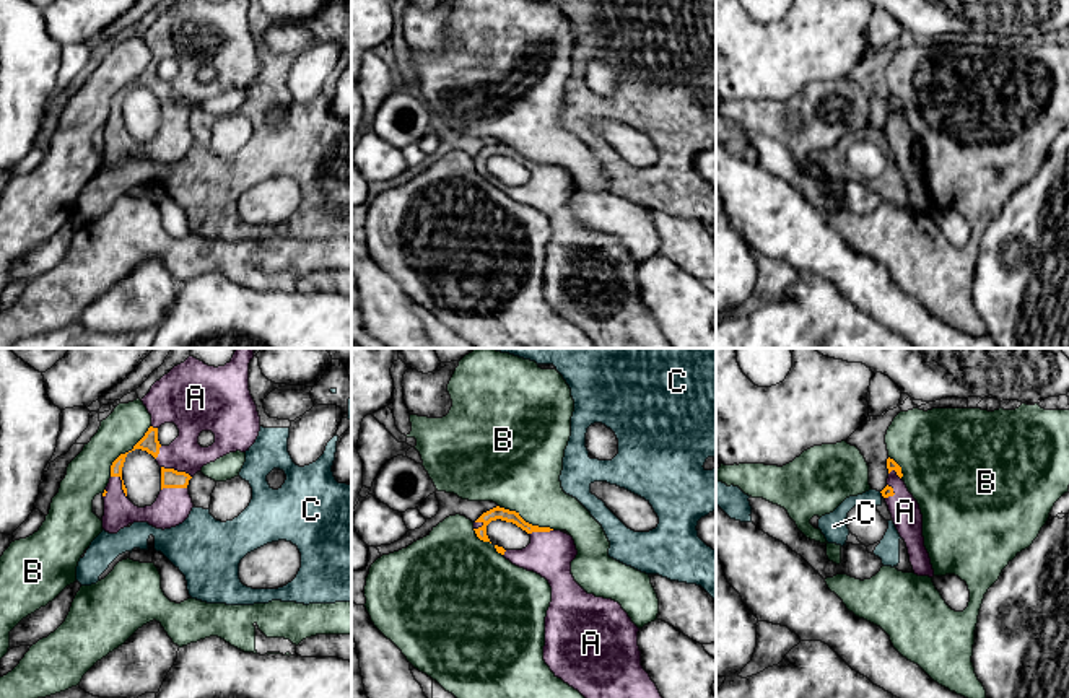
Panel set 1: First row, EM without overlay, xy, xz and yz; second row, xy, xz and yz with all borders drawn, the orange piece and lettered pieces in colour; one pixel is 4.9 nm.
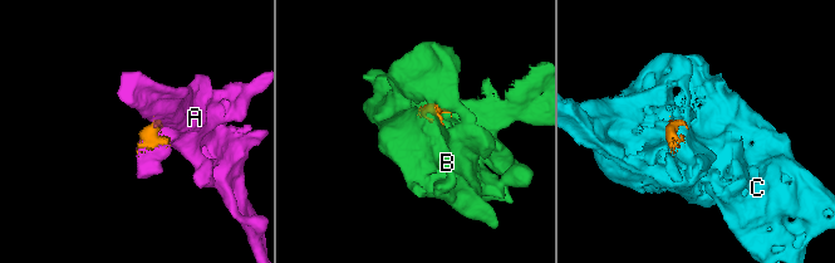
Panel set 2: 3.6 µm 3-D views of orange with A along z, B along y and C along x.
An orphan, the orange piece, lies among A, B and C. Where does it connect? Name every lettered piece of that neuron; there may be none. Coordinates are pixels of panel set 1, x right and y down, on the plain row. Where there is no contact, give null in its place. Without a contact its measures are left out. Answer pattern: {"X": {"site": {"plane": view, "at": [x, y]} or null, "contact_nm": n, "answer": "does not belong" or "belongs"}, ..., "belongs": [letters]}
{"A": {"site": {"plane": "xy", "at": [176, 106]}, "contact_nm": 160, "answer": "belongs"}, "B": {"site": {"plane": "xy", "at": [129, 87]}, "contact_nm": 320, "answer": "does not belong"}, "C": {"site": {"plane": "yz", "at": [881, 127]}, "contact_nm": 30, "answer": "does not belong"}, "belongs": ["A"]}

